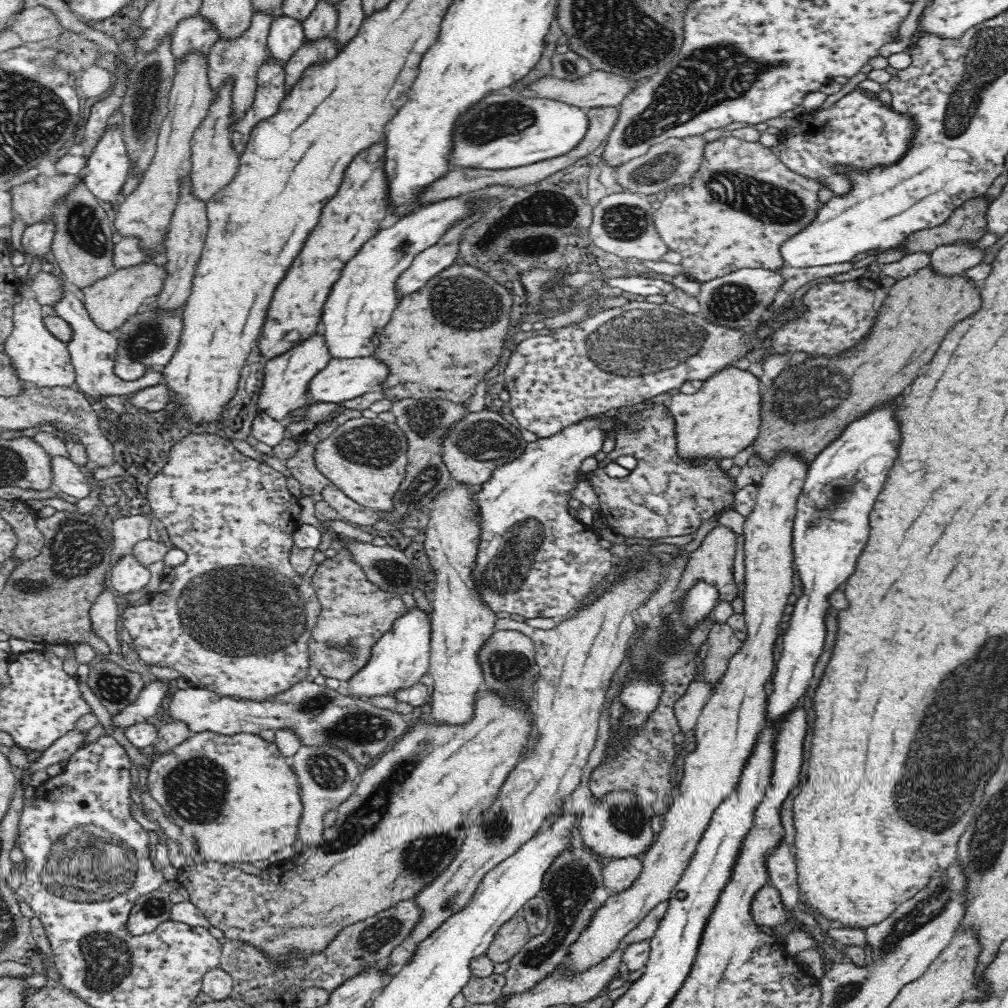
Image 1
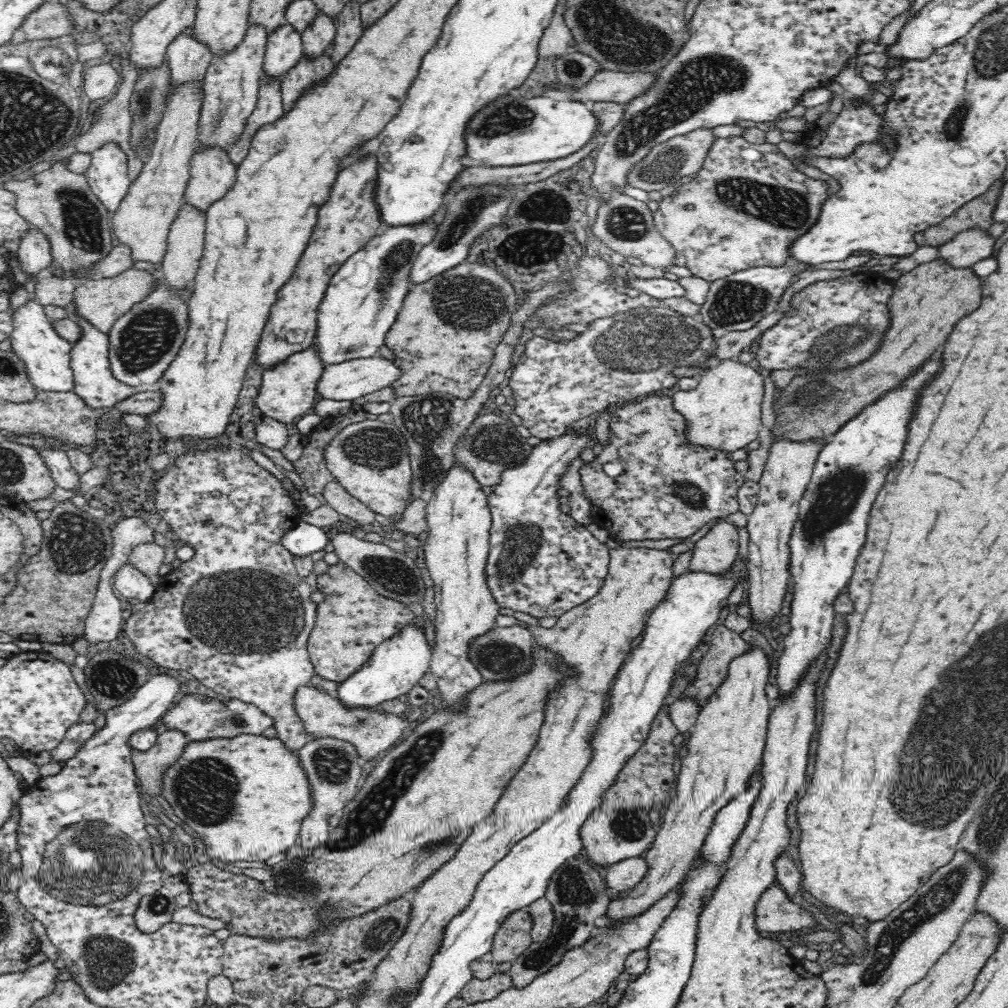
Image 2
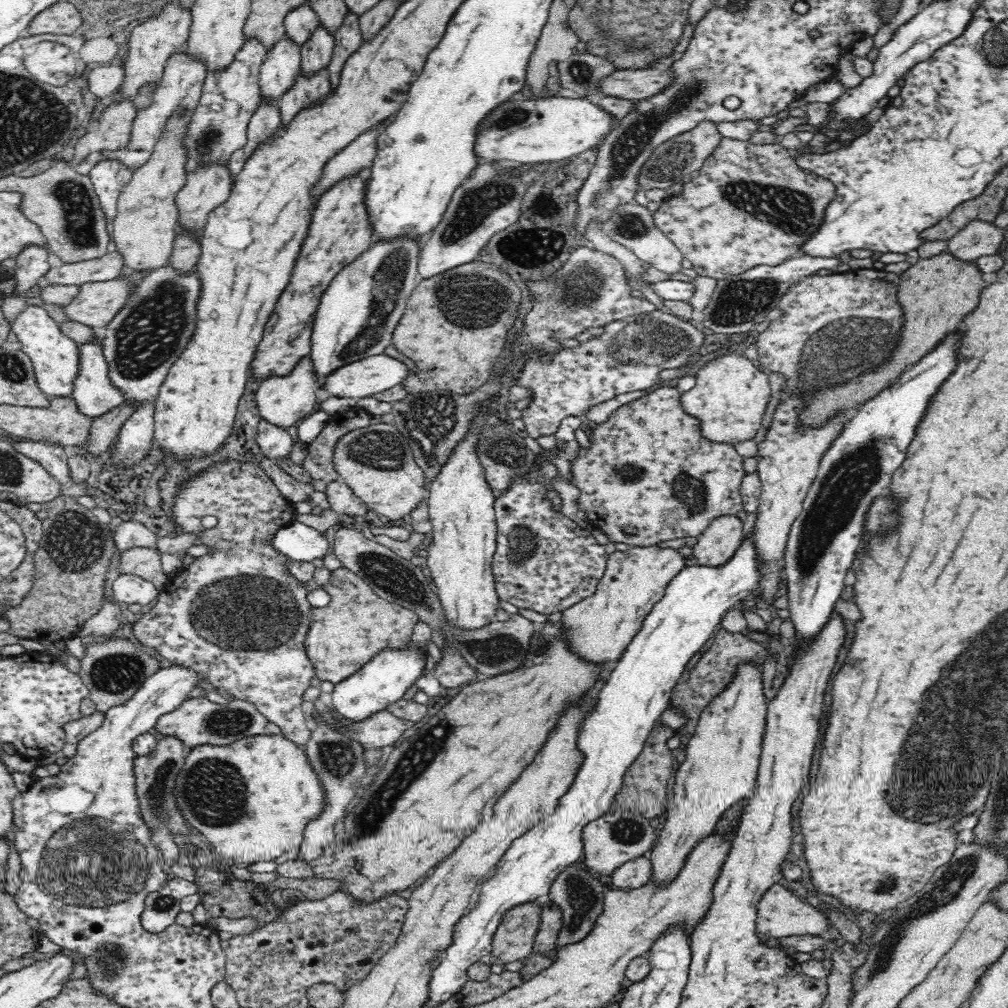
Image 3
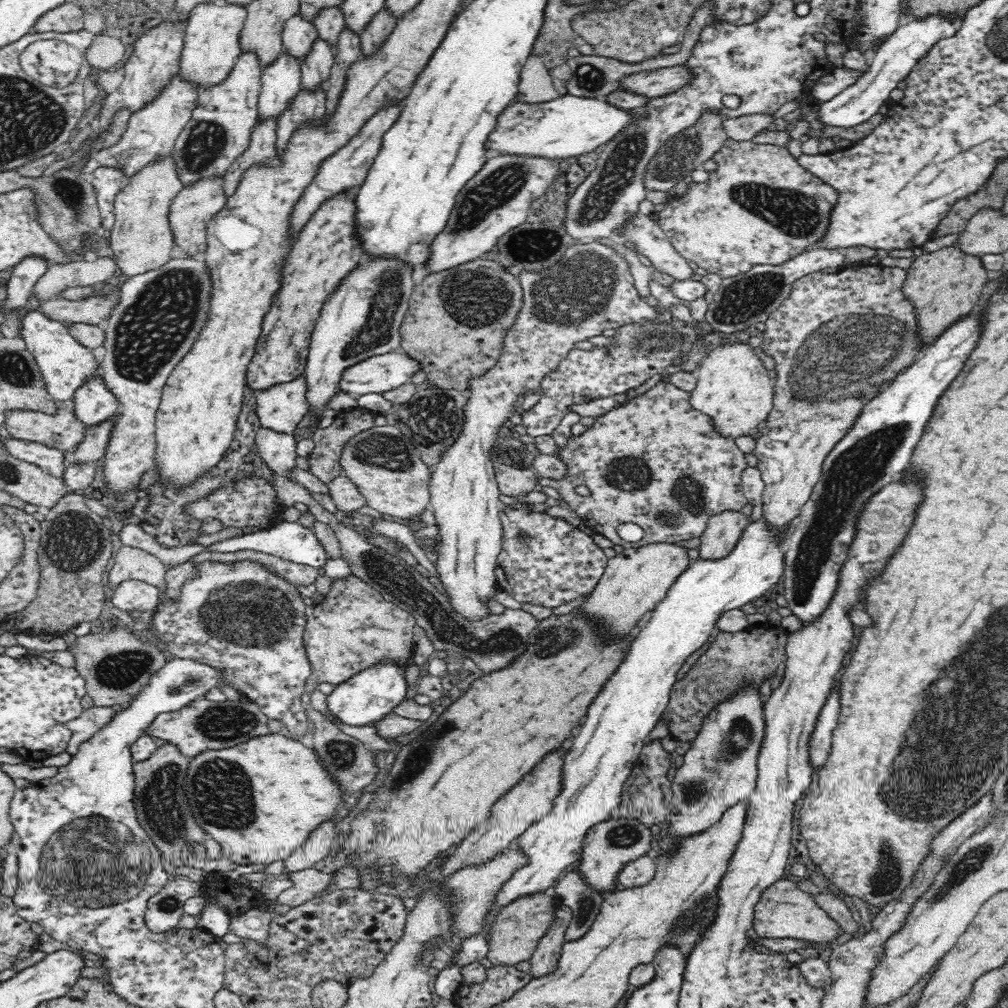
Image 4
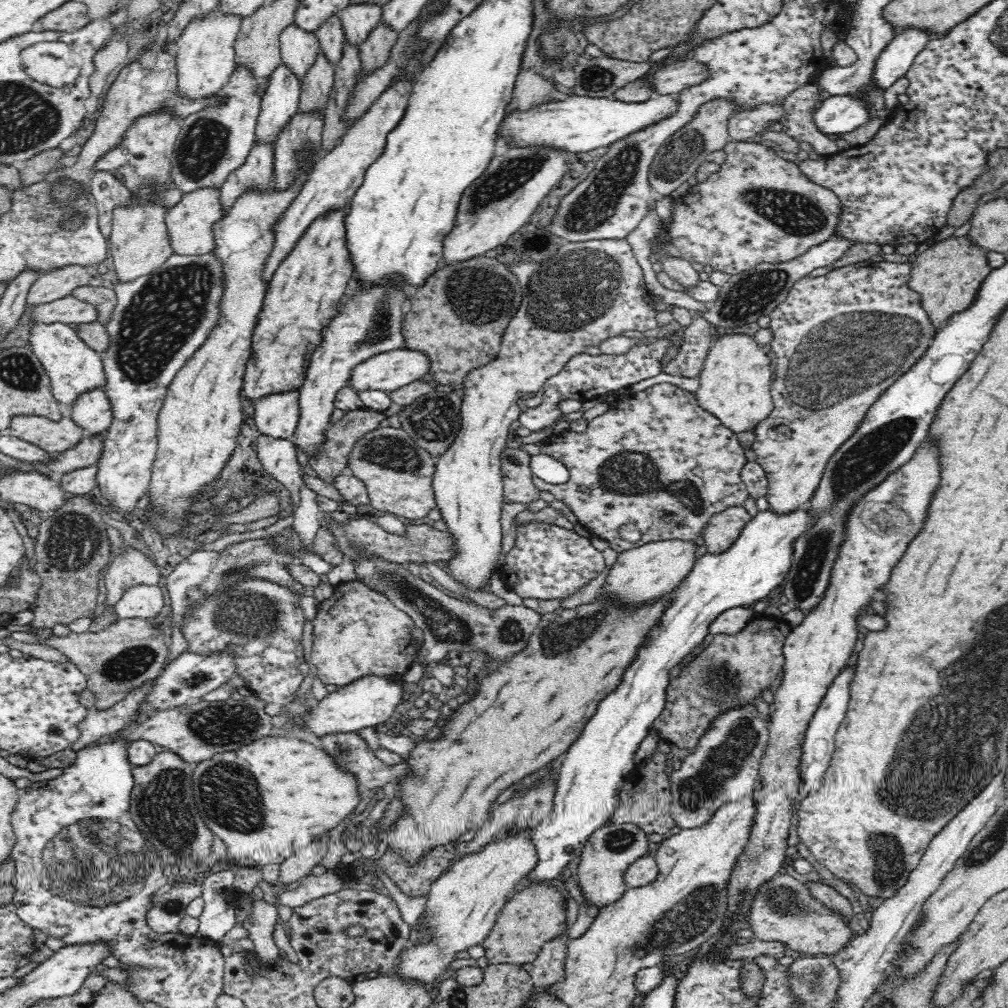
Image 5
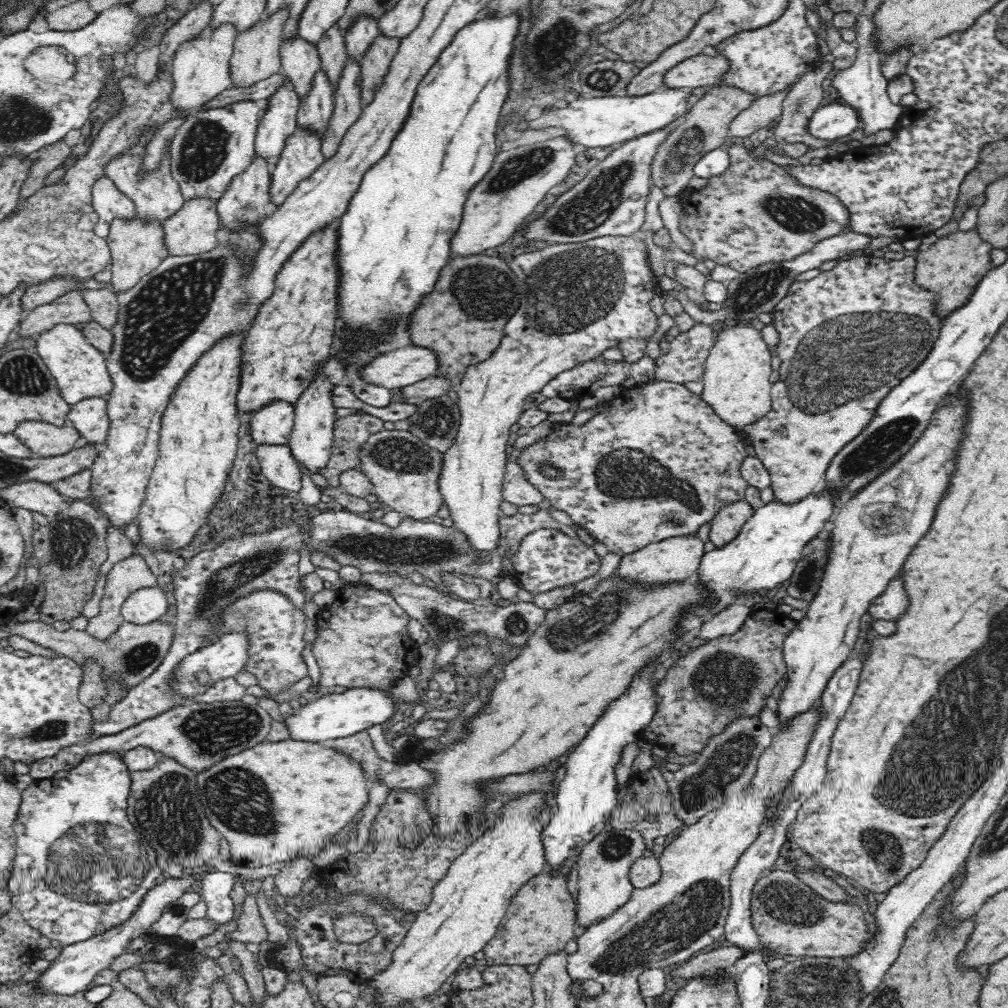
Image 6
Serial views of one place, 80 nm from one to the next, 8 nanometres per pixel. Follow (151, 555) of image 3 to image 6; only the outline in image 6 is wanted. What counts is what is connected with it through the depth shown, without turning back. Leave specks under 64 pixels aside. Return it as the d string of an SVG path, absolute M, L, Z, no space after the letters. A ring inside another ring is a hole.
M134 552L129 557L116 562L106 576L104 595L100 601L100 612L98 615L89 618L85 631L98 640L106 640L124 622L121 607L130 597L130 594L139 588L154 587L157 585L157 576L150 571L150 568L146 565L146 561L144 561L144 557L138 552Z

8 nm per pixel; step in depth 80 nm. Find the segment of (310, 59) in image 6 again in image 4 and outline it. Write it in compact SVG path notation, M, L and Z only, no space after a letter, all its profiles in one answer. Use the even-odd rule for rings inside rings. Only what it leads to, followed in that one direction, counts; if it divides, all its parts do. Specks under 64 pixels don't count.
M296 14L285 23L282 31L282 40L285 50L296 57L300 64L305 60L306 54L312 49L312 44L318 38L318 29L314 22L310 22L302 15Z

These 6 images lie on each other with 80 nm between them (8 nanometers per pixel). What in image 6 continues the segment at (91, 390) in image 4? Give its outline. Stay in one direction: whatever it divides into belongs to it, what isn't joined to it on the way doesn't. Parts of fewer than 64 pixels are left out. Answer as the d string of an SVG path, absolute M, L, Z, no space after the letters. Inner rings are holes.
M94 396L79 400L78 403L71 405L67 420L81 434L82 441L101 447L110 430L107 399Z

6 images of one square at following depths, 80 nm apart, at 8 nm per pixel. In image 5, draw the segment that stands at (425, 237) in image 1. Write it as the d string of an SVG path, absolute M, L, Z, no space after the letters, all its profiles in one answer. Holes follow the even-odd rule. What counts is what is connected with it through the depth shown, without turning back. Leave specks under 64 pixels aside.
M390 274L390 276L384 277L386 277L386 284L383 284L383 280L382 282L365 282L365 280L361 280L361 277L352 279L348 284L348 290L336 306L336 314L320 330L320 344L310 354L304 382L299 388L300 418L296 430L290 438L297 448L303 450L310 459L318 452L318 446L324 442L324 430L329 427L328 422L330 422L330 414L335 408L336 395L344 387L350 387L348 378L350 378L351 370L367 358L402 348L402 334L400 334L402 320L404 320L402 308L410 296L408 288L406 288L409 285L405 284L401 274Z

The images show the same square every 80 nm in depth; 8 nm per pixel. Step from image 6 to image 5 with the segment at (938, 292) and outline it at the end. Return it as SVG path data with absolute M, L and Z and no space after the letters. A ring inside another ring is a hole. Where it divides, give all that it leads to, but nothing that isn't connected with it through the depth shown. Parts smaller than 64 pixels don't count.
M966 235L924 246L912 256L908 287L920 295L920 305L934 332L938 332L936 328L942 328L952 315L968 310L977 299L977 292L992 269L986 259L986 250L974 247Z

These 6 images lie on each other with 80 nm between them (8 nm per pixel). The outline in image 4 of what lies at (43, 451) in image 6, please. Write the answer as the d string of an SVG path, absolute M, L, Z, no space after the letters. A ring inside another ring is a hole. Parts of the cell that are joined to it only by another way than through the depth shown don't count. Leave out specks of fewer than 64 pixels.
M56 406L56 412L8 410L4 412L4 428L14 439L45 444L50 448L66 450L78 446L88 424L84 424L73 409Z

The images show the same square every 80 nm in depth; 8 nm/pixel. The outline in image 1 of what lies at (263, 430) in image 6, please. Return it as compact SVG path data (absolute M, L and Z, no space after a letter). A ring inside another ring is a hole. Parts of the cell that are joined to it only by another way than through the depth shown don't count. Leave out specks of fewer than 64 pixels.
M321 328L310 334L306 340L300 340L296 346L280 354L272 356L266 362L263 374L263 386L257 403L261 411L279 421L288 416L288 412L303 409L308 400L308 382L315 374L318 374L332 359Z

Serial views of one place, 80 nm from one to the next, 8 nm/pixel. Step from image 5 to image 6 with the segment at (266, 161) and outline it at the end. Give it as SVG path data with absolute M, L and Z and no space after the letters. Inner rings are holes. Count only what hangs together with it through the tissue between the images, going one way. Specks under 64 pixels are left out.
M254 152L252 162L248 164L248 168L244 172L236 174L232 180L229 181L226 190L217 200L217 211L220 217L222 228L228 230L240 230L244 224L250 224L254 220L262 220L264 216L269 215L269 208L271 206L272 193L271 187L271 171L272 166L263 156L259 156Z

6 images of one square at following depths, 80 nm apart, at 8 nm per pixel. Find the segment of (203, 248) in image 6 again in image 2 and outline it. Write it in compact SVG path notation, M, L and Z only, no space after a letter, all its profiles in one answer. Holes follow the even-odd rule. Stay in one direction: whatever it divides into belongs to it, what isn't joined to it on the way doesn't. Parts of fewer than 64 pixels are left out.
M197 142L191 158L190 178L188 186L184 191L185 202L189 202L198 210L206 212L210 204L220 200L234 184L237 175L237 165L230 160L230 155L227 150L224 150L217 144L210 146L199 146Z

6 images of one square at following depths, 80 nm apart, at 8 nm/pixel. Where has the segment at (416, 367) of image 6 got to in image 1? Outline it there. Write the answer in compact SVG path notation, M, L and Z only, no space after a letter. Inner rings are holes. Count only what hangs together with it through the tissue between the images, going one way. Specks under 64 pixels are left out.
M374 357L332 358L318 374L312 376L308 382L308 393L316 402L342 403L377 389L387 374L388 366Z

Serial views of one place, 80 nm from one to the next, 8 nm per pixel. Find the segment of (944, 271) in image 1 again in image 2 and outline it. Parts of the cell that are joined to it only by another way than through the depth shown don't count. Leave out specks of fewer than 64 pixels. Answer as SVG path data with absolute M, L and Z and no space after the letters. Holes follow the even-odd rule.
M970 229L960 232L952 240L937 247L938 260L956 269L971 267L994 256L994 238L986 231Z

